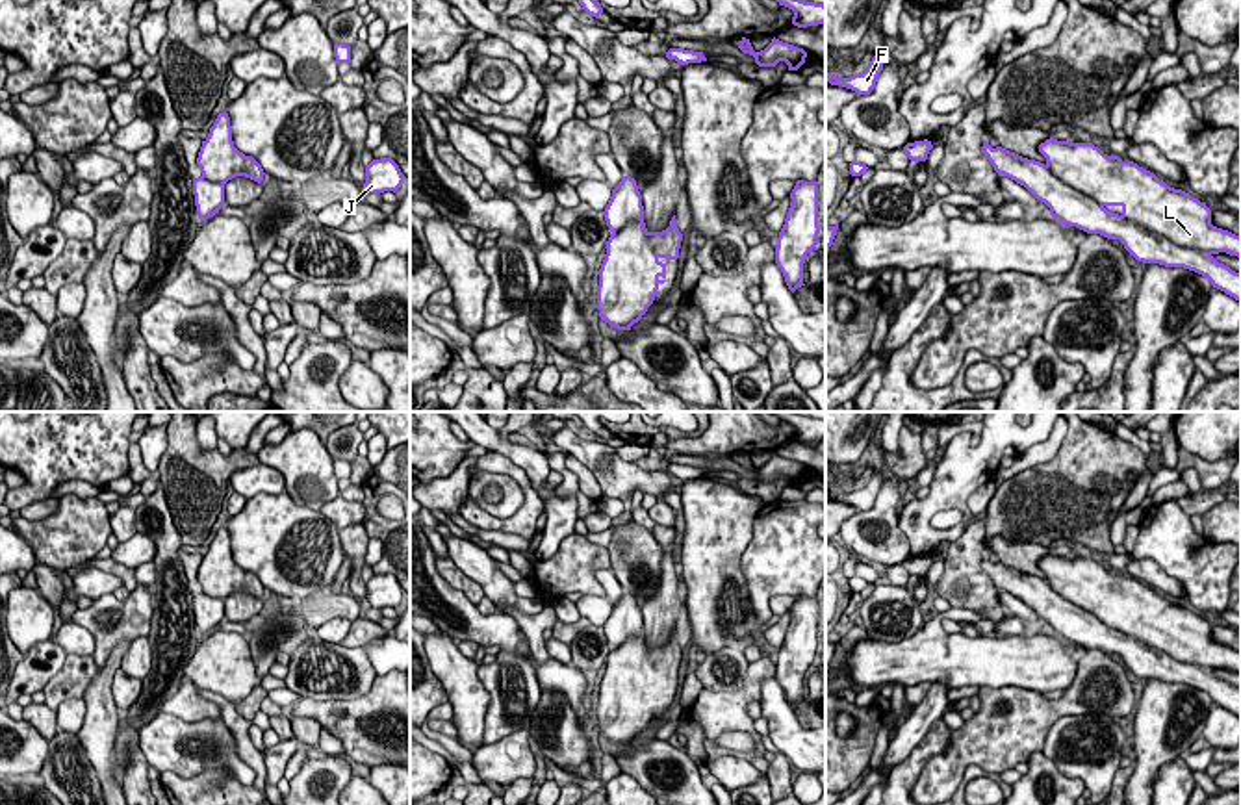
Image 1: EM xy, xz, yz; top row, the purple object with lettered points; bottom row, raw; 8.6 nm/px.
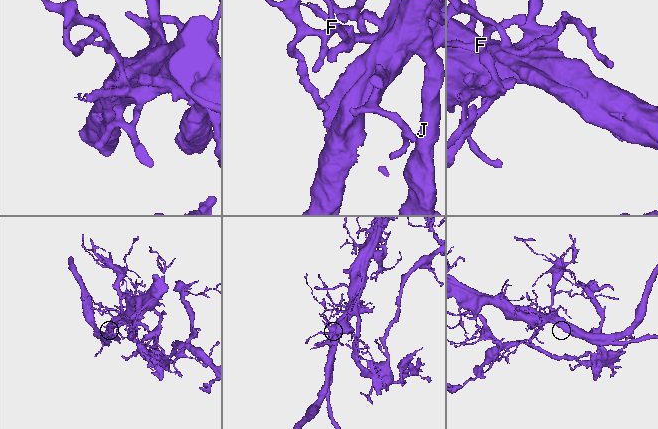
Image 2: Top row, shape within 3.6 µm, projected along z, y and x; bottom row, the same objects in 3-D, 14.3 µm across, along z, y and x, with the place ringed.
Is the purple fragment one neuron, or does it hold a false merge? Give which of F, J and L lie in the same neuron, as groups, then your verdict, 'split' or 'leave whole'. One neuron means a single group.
F L / J; split

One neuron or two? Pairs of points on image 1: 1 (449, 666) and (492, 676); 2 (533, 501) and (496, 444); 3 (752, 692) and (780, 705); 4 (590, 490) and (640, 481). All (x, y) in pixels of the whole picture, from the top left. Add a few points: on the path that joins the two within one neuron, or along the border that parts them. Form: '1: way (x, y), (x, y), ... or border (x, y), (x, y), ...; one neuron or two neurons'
1: border (479, 664), (477, 677), (488, 694), (486, 715); two neurons
2: border (488, 449), (511, 459), (524, 472), (531, 488); two neurons
3: border (774, 676), (763, 681), (757, 700); two neurons
4: border (572, 455), (592, 473), (603, 494); two neurons

